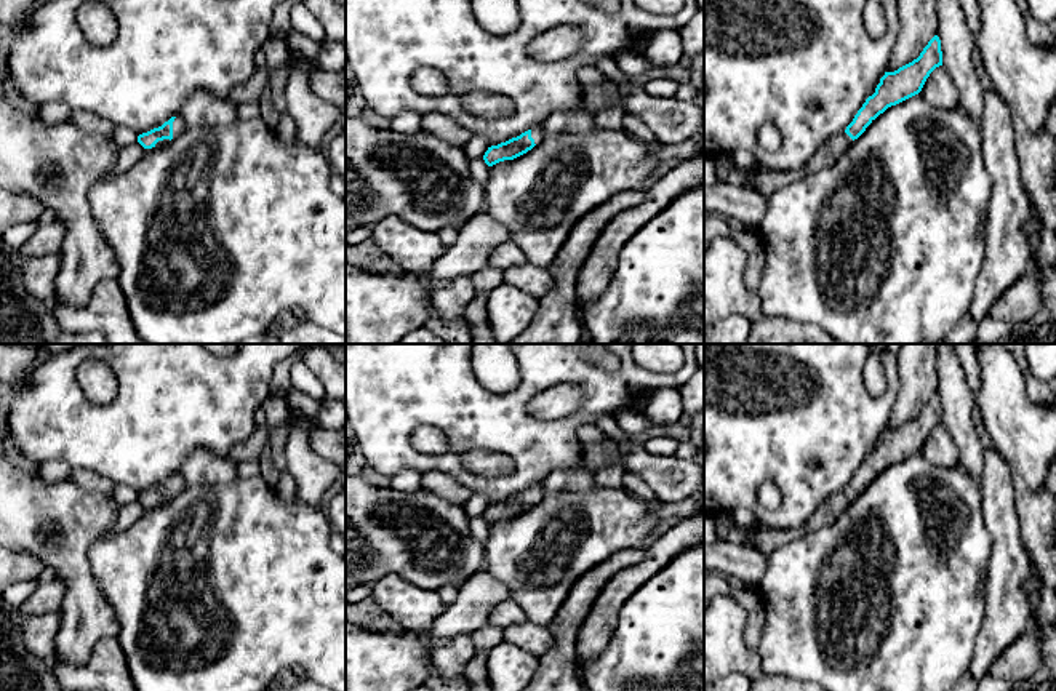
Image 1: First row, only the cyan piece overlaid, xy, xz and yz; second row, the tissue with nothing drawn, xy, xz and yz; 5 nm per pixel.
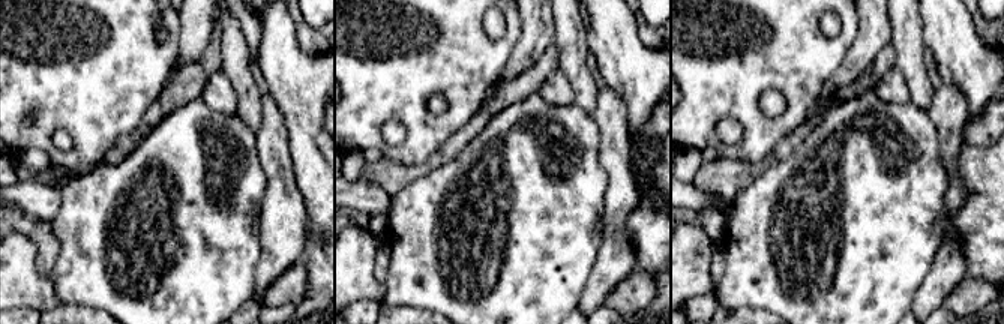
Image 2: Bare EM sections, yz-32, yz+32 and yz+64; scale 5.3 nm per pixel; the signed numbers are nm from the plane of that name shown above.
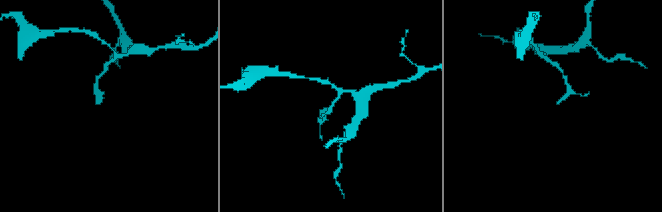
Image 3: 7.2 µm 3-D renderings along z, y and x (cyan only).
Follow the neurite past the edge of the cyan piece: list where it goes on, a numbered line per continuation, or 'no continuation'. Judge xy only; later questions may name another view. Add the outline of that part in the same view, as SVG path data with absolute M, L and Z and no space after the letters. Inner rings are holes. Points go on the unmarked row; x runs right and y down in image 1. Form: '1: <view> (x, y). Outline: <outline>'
1: xy (180, 483). Outline: M178 472L174 480L173 480L173 497L176 497L178 494L181 494L187 486L187 481L184 480L182 473Z

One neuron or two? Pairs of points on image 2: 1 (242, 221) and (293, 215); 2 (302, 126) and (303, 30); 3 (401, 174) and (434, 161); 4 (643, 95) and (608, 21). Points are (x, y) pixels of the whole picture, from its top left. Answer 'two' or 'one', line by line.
1: two
2: two
3: one
4: one

